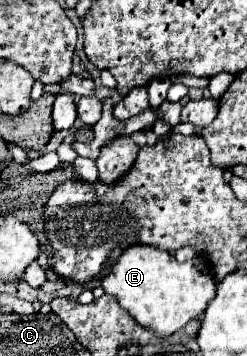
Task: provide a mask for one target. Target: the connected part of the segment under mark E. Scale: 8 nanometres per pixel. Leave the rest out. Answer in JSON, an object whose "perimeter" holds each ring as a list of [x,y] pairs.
{"perimeter":[[[147,245],[129,247],[103,277],[101,287],[107,295],[113,295],[139,325],[145,325],[145,329],[157,337],[169,337],[191,319],[201,317],[217,289],[211,275],[197,271],[191,261],[177,263],[171,253]]]}

